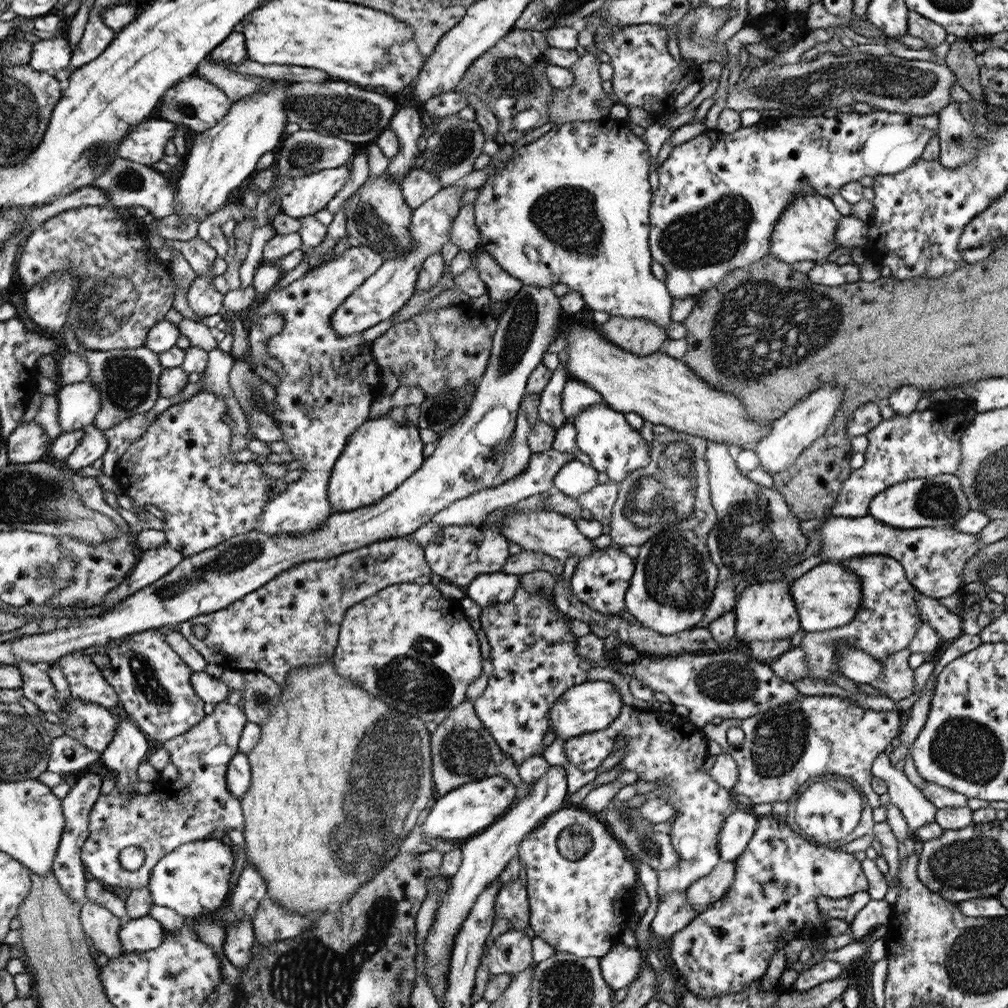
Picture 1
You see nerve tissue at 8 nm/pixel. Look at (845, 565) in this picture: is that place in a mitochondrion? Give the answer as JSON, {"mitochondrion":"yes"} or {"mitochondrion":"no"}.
{"mitochondrion":"no"}

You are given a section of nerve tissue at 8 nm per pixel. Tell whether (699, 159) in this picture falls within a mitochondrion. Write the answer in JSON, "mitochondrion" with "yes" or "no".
{"mitochondrion":"no"}

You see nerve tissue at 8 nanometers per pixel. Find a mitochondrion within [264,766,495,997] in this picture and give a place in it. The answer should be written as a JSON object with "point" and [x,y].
{"point":[381,911]}

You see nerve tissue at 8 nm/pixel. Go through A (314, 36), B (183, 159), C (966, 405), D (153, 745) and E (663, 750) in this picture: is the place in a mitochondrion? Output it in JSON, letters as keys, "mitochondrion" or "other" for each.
{"A":"other","B":"other","C":"other","D":"other","E":"other"}

